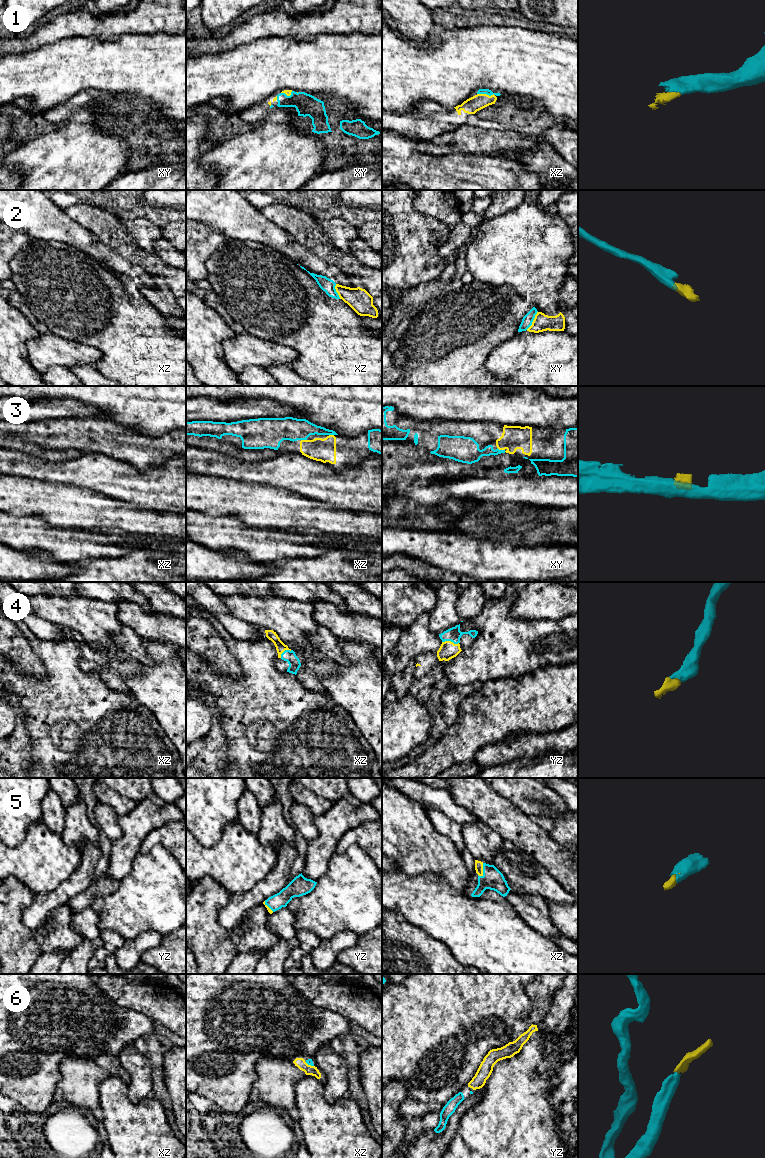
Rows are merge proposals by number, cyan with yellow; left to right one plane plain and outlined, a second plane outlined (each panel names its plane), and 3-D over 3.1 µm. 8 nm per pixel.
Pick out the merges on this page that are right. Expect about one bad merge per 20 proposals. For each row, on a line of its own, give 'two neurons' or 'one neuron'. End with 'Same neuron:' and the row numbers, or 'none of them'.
1: one neuron
2: one neuron
3: one neuron
4: one neuron
5: one neuron
6: one neuron
Same neuron: 1, 2, 3, 4, 5, 6

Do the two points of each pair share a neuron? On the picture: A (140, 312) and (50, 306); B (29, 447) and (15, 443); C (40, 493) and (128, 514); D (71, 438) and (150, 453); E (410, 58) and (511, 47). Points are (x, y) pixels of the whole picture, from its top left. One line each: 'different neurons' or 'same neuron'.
A: same neuron
B: same neuron
C: same neuron
D: same neuron
E: same neuron

